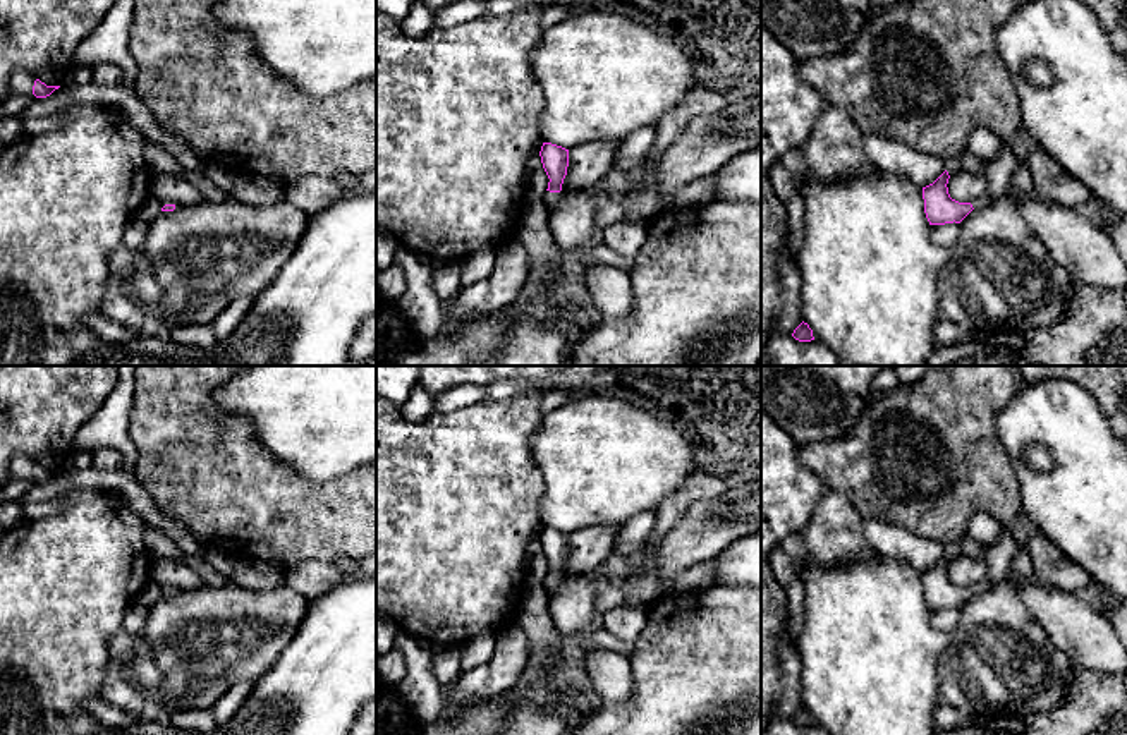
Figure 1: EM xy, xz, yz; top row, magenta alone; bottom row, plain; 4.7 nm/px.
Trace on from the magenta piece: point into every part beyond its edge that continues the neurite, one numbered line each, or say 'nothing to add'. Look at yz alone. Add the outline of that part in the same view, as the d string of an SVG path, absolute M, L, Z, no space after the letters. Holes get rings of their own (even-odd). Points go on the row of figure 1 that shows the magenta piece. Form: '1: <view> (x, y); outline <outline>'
1: yz (999, 170); outline M1002 141L1002 149L995 160L983 163L984 177L988 180L988 191L976 201L971 201L972 208L978 210L986 206L991 199L1005 196L1012 192L1010 189L1010 175L1017 167L1017 160L1012 153L1010 143Z

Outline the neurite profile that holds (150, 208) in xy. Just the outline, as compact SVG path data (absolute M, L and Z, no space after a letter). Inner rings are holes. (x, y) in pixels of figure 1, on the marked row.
M148 196L136 213L141 220L151 223L161 213L161 203L155 196Z

